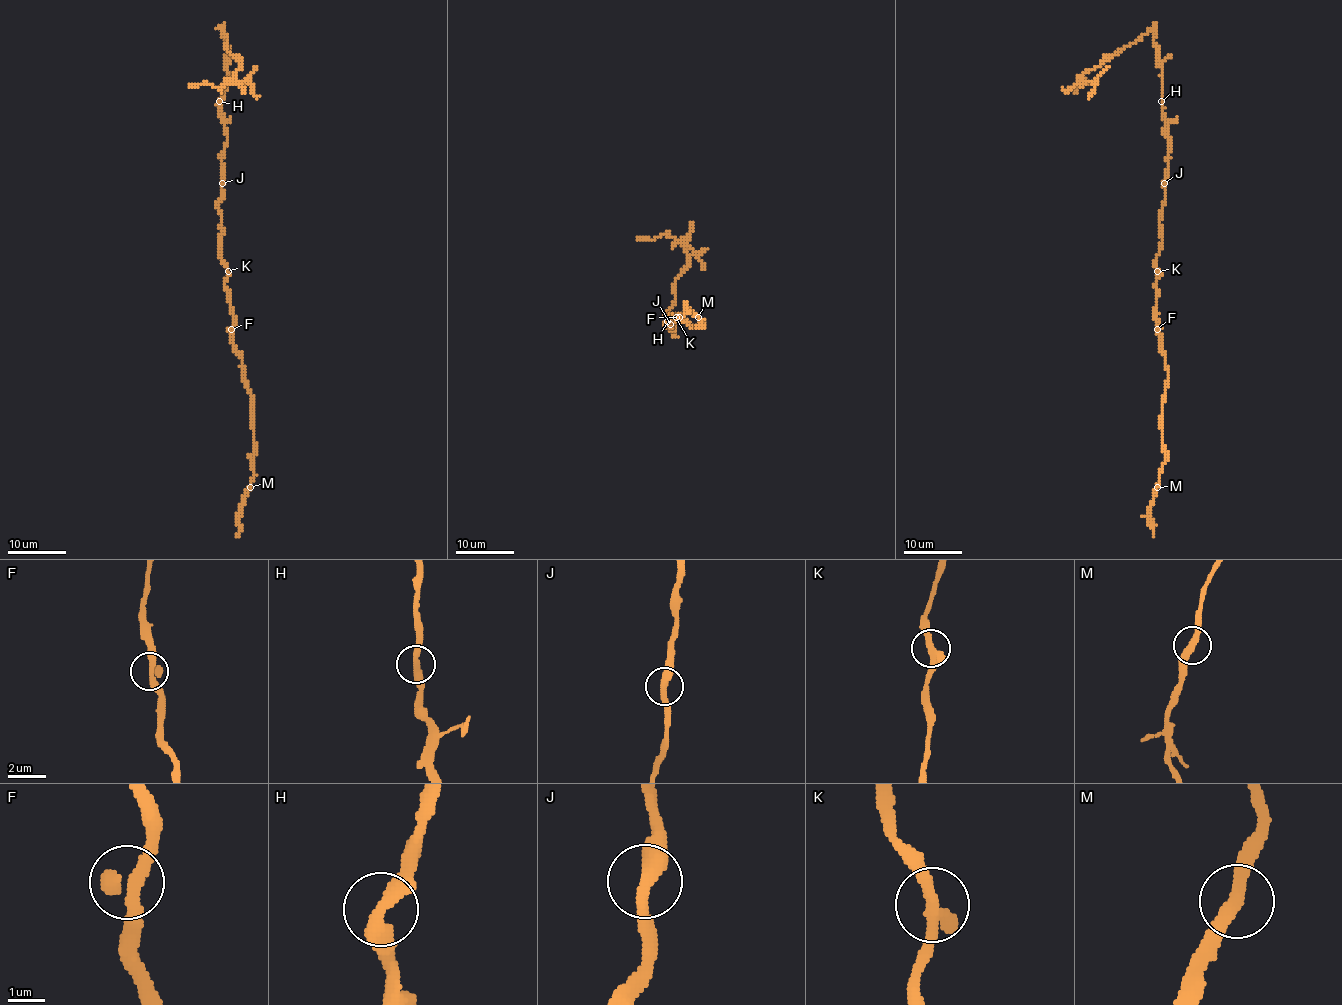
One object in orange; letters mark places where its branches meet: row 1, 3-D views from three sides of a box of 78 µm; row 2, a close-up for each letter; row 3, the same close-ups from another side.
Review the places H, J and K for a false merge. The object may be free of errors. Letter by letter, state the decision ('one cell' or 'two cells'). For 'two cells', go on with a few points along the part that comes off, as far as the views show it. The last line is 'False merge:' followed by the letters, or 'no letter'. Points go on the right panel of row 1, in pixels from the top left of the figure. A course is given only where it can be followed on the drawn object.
H: one cell
J: one cell
K: one cell
False merge: no letter

